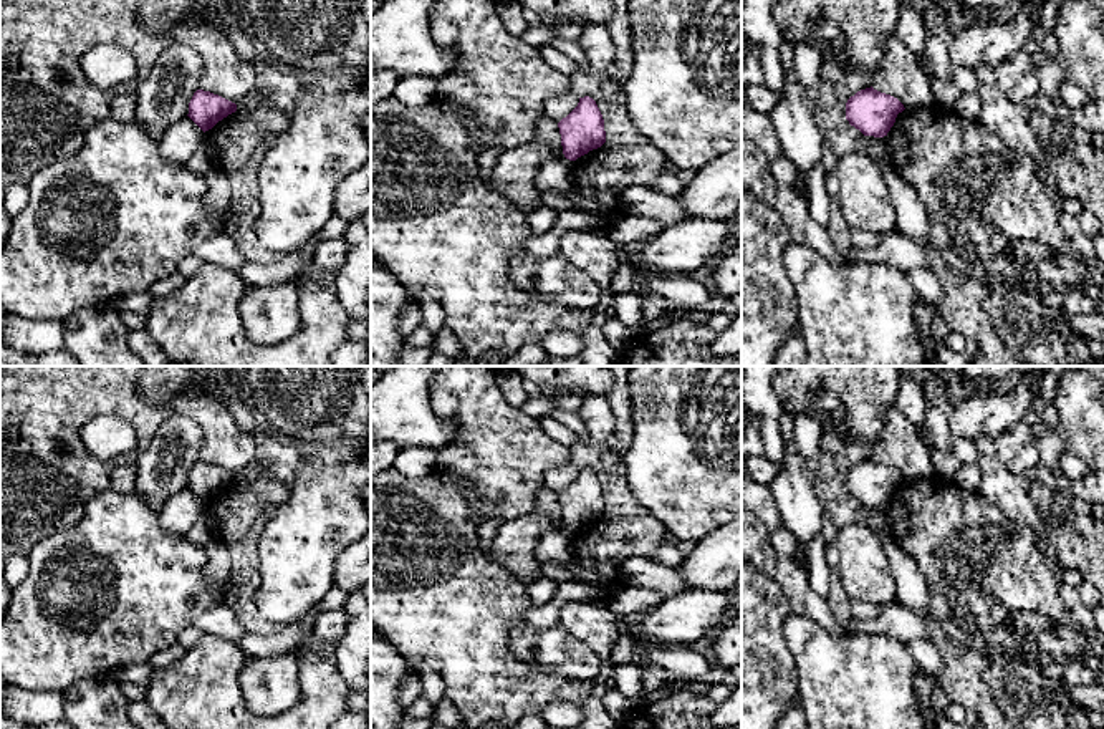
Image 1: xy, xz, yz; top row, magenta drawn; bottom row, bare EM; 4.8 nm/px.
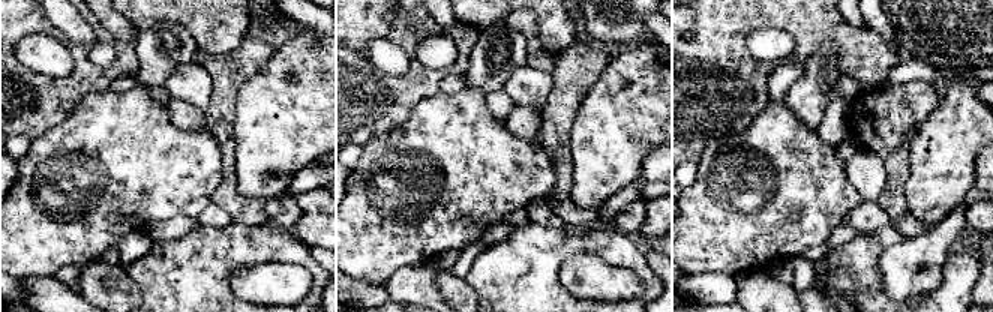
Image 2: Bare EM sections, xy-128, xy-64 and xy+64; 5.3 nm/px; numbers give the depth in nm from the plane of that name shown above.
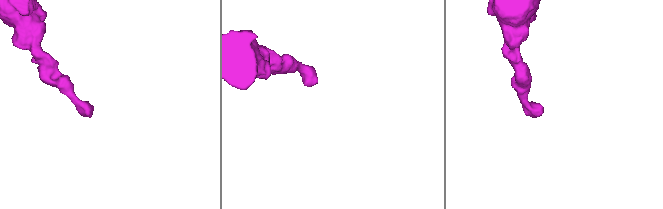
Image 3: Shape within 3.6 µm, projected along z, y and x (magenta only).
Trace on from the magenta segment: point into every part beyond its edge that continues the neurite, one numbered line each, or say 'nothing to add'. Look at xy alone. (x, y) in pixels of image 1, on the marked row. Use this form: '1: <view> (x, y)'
nothing to add

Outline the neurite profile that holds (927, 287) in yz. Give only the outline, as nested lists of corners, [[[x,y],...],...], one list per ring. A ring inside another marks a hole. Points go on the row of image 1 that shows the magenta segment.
[[[912,268],[905,272],[917,297],[930,305],[943,298],[943,287],[929,268]]]

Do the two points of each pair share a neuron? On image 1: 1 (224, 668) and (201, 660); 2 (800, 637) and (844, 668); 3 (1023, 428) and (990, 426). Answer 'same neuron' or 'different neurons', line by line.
1: same neuron
2: same neuron
3: different neurons

